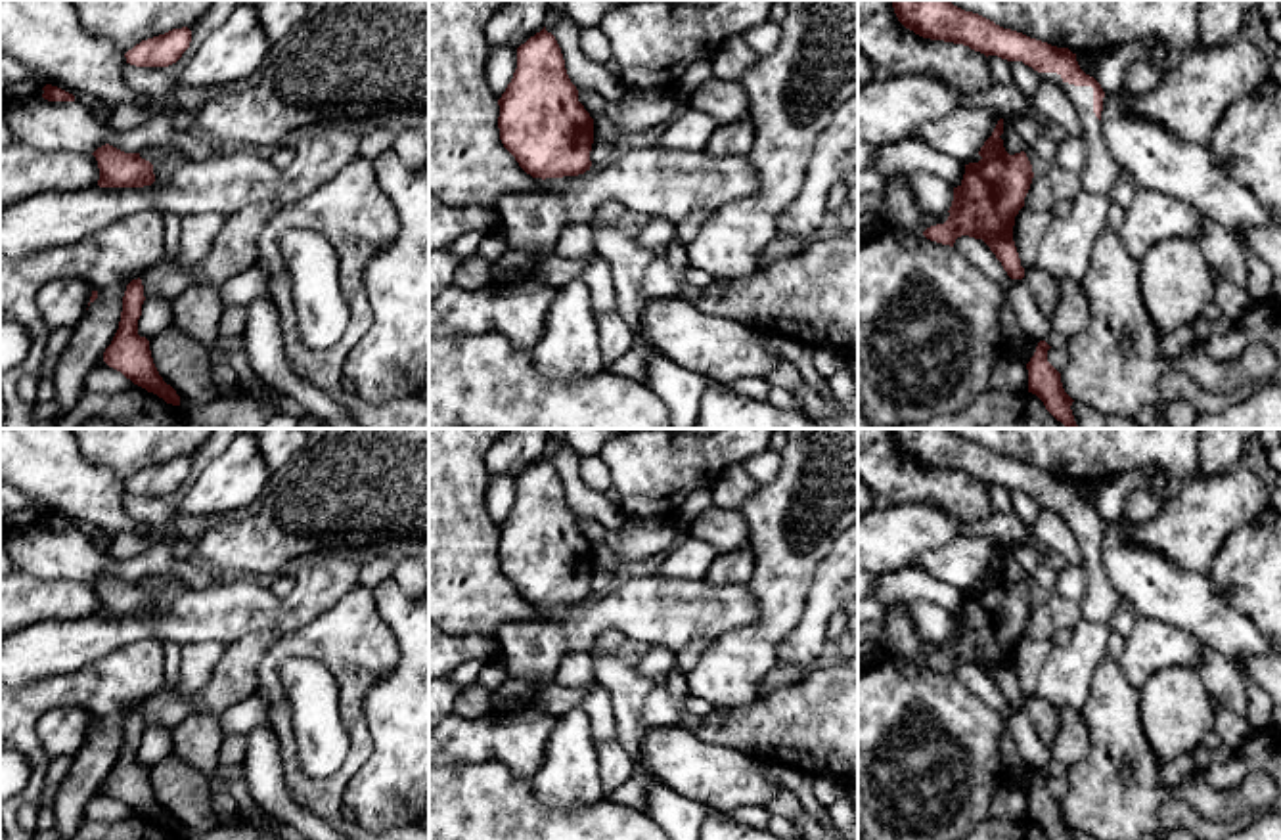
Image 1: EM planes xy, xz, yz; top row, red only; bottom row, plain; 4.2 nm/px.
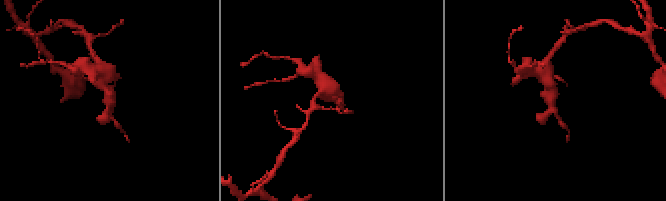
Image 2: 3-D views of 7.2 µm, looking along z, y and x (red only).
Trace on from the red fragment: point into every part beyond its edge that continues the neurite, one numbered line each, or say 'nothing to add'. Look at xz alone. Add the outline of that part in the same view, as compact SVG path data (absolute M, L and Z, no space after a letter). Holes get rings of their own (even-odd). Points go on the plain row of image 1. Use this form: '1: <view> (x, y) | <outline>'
nothing to add

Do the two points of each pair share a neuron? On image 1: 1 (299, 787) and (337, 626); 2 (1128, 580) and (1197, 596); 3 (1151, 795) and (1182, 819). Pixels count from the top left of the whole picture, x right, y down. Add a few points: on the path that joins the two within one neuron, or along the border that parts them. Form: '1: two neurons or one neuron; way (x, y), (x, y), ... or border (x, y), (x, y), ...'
1: one neuron; way (347, 770), (357, 758), (353, 674)
2: one neuron; way (1146, 584), (1180, 596)
3: two neurons; border (1159, 806), (1182, 796), (1205, 817)

